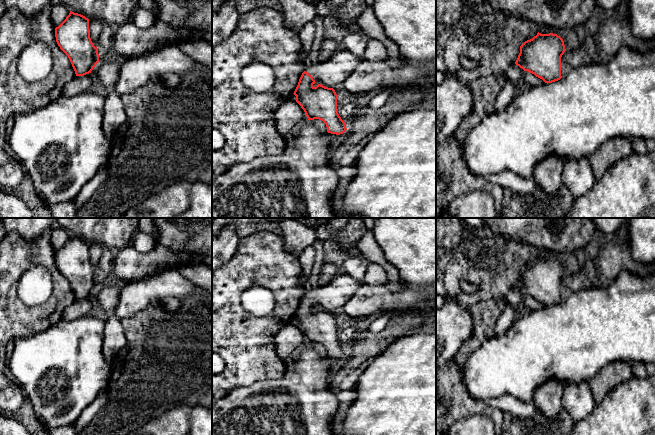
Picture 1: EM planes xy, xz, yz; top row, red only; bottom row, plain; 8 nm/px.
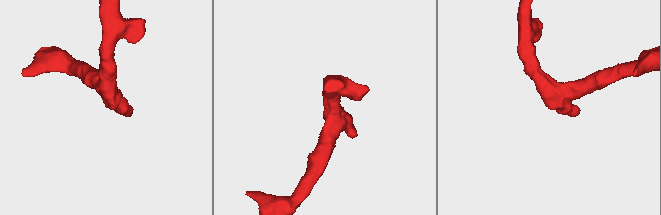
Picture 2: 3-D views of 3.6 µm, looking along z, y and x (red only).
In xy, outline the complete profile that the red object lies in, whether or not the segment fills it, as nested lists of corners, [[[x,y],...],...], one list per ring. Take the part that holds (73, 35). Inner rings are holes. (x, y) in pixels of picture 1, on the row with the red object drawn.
[[[70,11],[66,19],[55,28],[56,42],[68,56],[76,76],[91,73],[106,89],[103,130],[111,141],[116,129],[125,121],[122,96],[116,91],[120,77],[121,59],[99,59],[98,48],[90,38],[89,19]]]

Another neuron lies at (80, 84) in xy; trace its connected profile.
[[[91,73],[84,76],[75,76],[73,80],[63,87],[62,95],[66,97],[76,96],[86,92],[92,84],[93,76]]]

